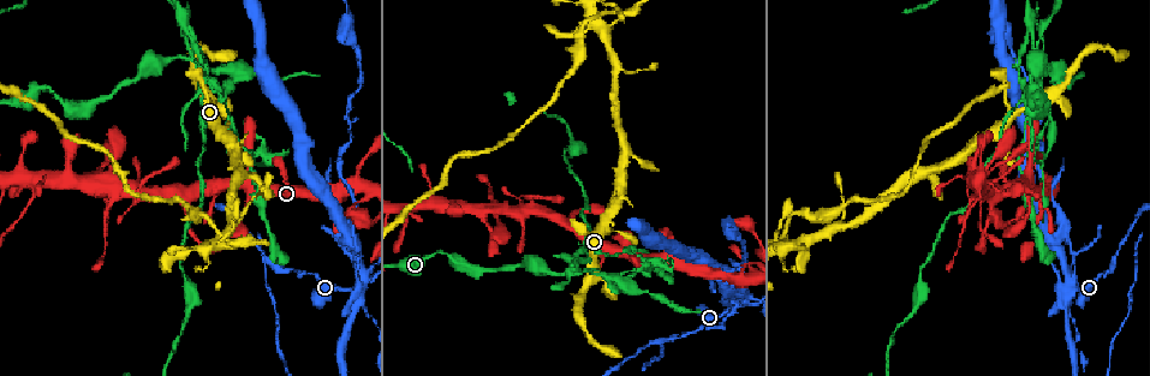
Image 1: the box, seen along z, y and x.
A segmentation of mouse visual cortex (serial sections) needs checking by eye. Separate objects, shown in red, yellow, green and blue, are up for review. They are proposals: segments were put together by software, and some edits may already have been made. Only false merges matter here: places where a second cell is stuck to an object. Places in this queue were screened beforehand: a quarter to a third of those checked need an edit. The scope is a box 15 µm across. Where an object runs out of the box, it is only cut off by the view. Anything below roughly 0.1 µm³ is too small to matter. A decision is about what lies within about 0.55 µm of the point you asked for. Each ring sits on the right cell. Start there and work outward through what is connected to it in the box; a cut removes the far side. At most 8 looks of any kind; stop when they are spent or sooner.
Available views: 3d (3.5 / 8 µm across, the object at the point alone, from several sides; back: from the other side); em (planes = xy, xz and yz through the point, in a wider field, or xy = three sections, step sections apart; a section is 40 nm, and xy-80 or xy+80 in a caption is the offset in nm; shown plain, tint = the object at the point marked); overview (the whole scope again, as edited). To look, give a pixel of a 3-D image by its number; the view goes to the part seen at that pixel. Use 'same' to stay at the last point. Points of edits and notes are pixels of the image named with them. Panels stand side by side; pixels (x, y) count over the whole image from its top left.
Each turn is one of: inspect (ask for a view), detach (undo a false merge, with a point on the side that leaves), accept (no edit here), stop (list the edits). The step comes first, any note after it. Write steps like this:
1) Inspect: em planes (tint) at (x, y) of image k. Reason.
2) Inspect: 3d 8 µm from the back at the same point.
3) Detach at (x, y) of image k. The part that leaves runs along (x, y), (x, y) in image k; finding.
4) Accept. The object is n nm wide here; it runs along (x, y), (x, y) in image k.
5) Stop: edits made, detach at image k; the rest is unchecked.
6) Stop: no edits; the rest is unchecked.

Inspect: 3d 3.5 µm at (926, 173) of image 1. Arms part here.

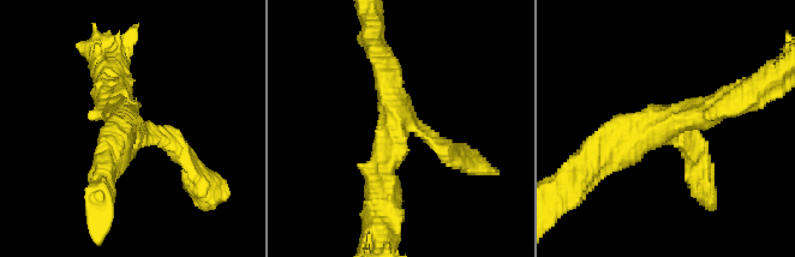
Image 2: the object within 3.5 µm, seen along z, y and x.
Inspect: em xy step 1 (tint) at (393, 125) of image 2. Now the EM.

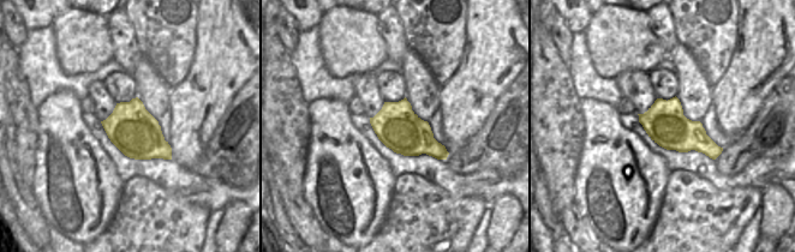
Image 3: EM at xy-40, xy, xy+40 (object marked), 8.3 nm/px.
Accept. One cell here.

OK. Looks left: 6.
Inspect: 3d 3.5 µm from the back at (744, 300) of image 1. Arms run side by side.

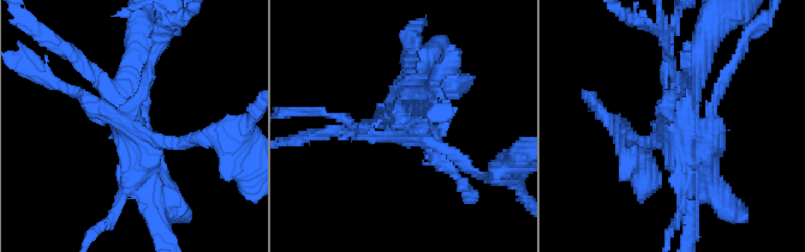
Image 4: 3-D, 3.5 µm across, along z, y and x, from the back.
Inspect: em xy step 2 (tint) at (144, 145) of image 4. Now the EM.

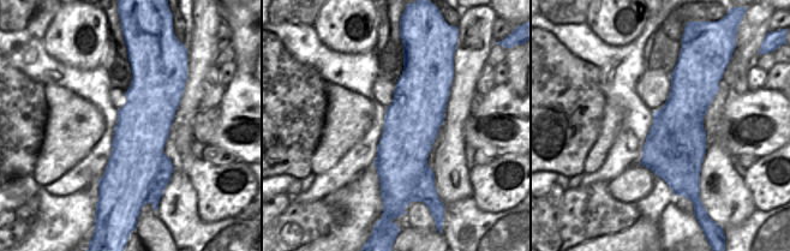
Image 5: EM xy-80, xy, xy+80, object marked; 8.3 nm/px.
Inspect: em planes (tint) at the same point. Cut it another way.

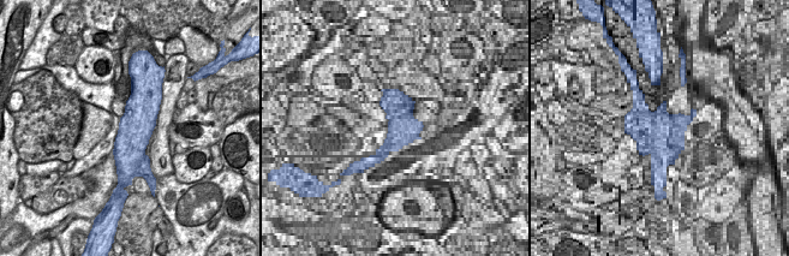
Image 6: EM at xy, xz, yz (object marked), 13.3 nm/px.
Detach at (141, 76) of image 4. The object is 460 nm wide here; the part that leaves runs along (149, 145), (126, 124), (141, 61) in image 4; a second cell is stuck on.

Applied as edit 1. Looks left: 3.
Inspect: overview. Redraw.

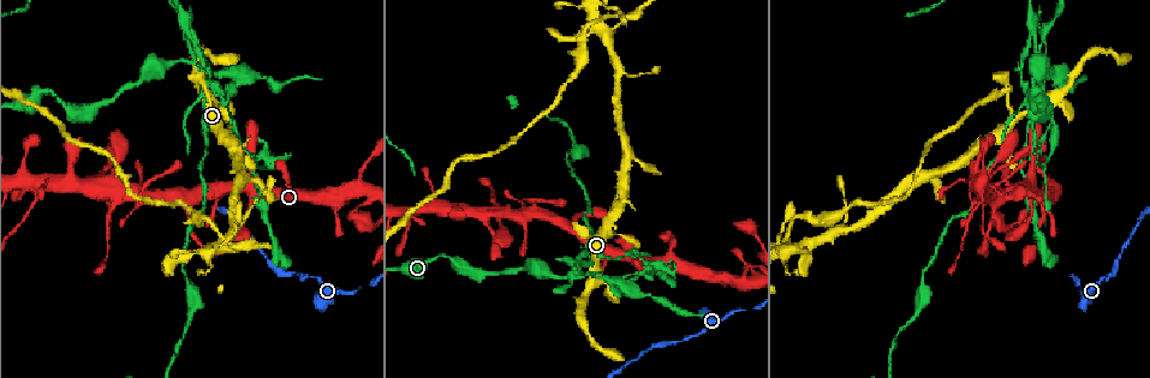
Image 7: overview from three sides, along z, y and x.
Inspect: 3d 3.5 µm at (57, 97) of image 7. Narrows sharply.

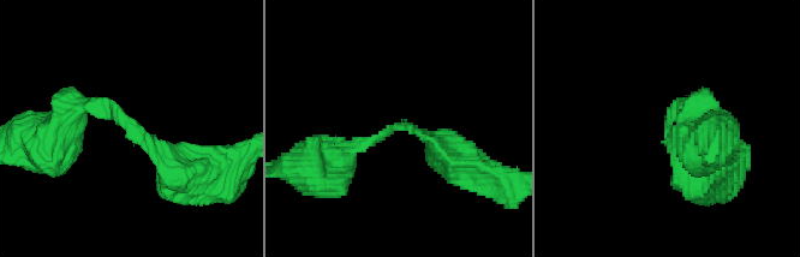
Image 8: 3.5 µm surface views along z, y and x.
Inspect: em xy step 2 (tint) at (666, 119) of image 8. The arms are 250, 350 nm wide.

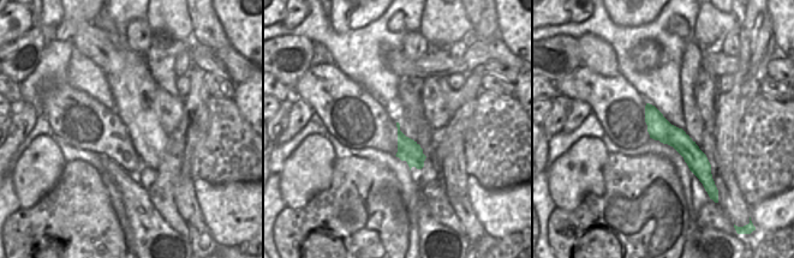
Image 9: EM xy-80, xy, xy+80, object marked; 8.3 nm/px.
Accept. All the same cell.

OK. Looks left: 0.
Stop: edits made, detach at image 4; the rest is unchecked.

